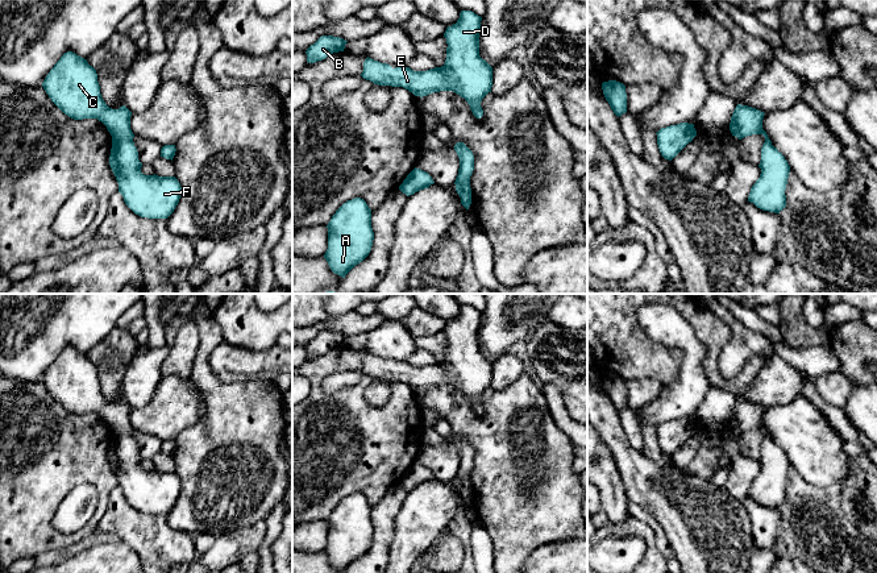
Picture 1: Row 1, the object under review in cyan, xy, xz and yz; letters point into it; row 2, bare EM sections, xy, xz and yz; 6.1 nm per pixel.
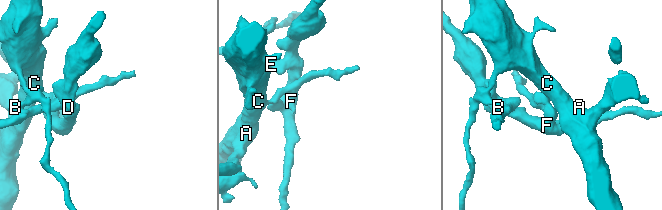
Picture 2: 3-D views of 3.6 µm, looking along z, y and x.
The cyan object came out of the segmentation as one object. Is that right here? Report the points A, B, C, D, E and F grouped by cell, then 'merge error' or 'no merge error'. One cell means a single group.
A B C / D E F; merge error

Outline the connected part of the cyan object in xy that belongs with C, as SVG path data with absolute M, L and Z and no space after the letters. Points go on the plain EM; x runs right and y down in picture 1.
M72 346L65 348L46 370L42 382L51 396L68 412L74 415L97 414L126 447L134 443L134 429L130 424L132 407L125 400L112 404L105 399L100 389L96 365L88 360L87 354Z

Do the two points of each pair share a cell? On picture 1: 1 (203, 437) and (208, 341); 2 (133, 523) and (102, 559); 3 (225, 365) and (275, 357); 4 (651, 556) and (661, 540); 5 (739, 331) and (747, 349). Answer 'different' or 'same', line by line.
1: same
2: different
3: same
4: different
5: same

